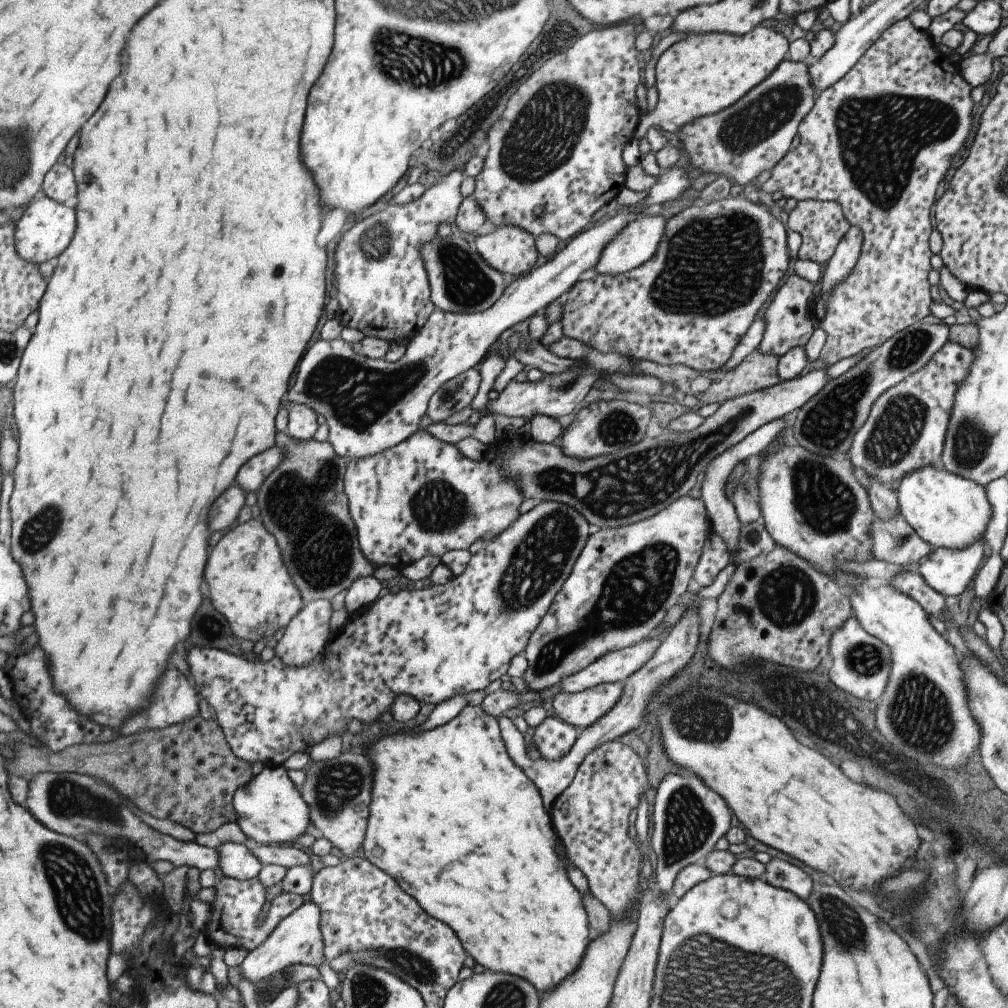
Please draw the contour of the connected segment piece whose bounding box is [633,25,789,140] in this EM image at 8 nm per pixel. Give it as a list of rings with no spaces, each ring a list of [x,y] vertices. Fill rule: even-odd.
[[[757,25],[742,35],[720,32],[689,34],[670,45],[654,65],[657,103],[647,114],[640,114],[633,138],[645,138],[649,127],[675,134],[693,119],[730,107],[750,88],[759,84],[785,59],[788,40],[774,28]]]

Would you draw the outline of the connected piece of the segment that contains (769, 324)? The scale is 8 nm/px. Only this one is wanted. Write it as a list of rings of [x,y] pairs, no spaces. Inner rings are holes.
[[[795,273],[787,276],[782,286],[775,290],[771,302],[763,313],[764,331],[756,350],[779,358],[790,348],[804,347],[816,326],[815,316],[813,316],[814,300],[813,283]]]

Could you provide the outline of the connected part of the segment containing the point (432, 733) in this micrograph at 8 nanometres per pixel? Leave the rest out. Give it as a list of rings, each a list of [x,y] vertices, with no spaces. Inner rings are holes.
[[[465,705],[455,718],[431,730],[395,732],[391,736],[383,736],[373,746],[369,746],[367,756],[371,758],[373,764],[373,782],[371,782],[371,802],[368,804],[366,831],[361,845],[364,858],[371,861],[379,870],[386,872],[430,917],[451,928],[466,954],[486,970],[521,976],[527,982],[531,982],[537,992],[551,990],[567,974],[573,972],[575,966],[580,965],[583,950],[589,942],[587,916],[585,910],[581,908],[579,892],[567,880],[563,864],[559,864],[559,856],[553,852],[555,836],[551,832],[550,815],[547,816],[549,812],[541,806],[542,796],[521,767],[509,758],[500,737],[497,719],[485,712],[481,705]]]

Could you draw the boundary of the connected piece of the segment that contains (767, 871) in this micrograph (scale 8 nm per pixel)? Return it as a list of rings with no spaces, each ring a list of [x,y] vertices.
[[[770,858],[764,864],[763,878],[763,882],[792,892],[803,900],[812,891],[813,879],[810,872],[779,858]]]

